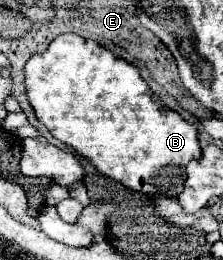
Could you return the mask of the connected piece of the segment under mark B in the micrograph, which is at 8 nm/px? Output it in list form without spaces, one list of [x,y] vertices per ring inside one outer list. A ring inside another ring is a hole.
[[[78,34],[58,36],[42,54],[36,54],[26,62],[24,86],[36,118],[48,128],[48,132],[62,144],[74,148],[80,156],[88,158],[100,174],[122,182],[128,190],[148,196],[176,198],[184,188],[186,164],[202,156],[196,126],[166,108],[160,100],[154,100],[152,90],[142,80],[138,68],[118,58],[96,40]]]

